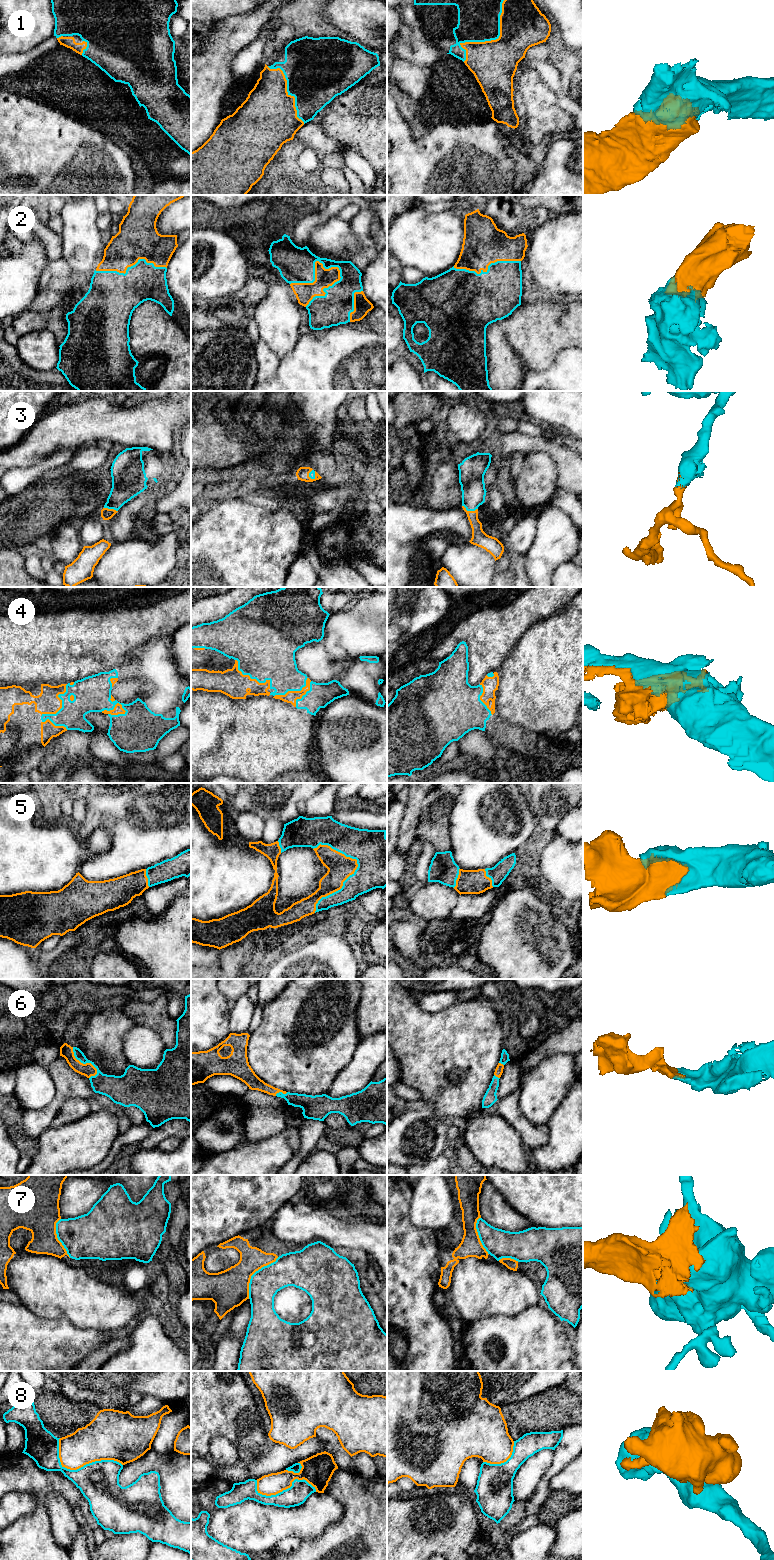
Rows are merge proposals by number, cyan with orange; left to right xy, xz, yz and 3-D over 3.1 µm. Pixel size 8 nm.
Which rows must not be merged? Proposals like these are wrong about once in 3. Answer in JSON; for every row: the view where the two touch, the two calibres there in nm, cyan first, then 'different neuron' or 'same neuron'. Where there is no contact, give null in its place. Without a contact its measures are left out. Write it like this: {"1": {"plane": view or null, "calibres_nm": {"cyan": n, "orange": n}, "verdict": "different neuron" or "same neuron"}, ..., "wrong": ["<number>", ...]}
{"1": {"plane": "yz", "calibres_nm": {"cyan": 340, "orange": 360}, "verdict": "same neuron"}, "2": {"plane": "xz", "calibres_nm": {"cyan": 260, "orange": 150}, "verdict": "same neuron"}, "3": {"plane": "yz", "calibres_nm": {"cyan": 200, "orange": 130}, "verdict": "same neuron"}, "4": {"plane": "xz", "calibres_nm": {"cyan": 480, "orange": 220}, "verdict": "same neuron"}, "5": {"plane": "xz", "calibres_nm": {"cyan": 380, "orange": 200}, "verdict": "same neuron"}, "6": {"plane": "xy", "calibres_nm": {"cyan": 170, "orange": 110}, "verdict": "same neuron"}, "7": {"plane": "xz", "calibres_nm": {"cyan": 240, "orange": 300}, "verdict": "different neuron"}, "8": {"plane": "xy", "calibres_nm": {"cyan": 320, "orange": 300}, "verdict": "different neuron"}, "wrong": ["7", "8"]}

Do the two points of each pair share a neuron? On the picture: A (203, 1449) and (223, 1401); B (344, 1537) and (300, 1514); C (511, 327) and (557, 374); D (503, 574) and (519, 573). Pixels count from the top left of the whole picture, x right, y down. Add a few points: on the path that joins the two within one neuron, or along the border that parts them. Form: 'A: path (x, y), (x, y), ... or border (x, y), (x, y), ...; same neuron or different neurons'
A: path (203, 1437), (203, 1421), (211, 1413); same neuron
B: border (344, 1512), (320, 1536), (306, 1540); different neurons
C: border (566, 349), (547, 368), (529, 370); different neurons
D: border (515, 557), (511, 565), (510, 576); different neurons

